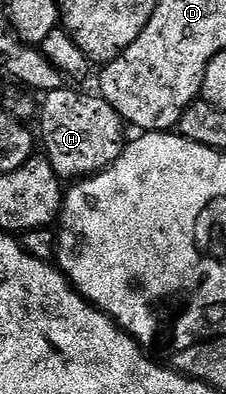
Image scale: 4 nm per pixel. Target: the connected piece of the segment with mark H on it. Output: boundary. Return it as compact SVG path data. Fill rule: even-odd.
M64 86L45 93L43 100L46 101L40 104L40 140L46 143L44 156L58 177L66 182L85 180L87 176L97 176L111 168L122 157L122 149L128 143L127 129L119 112L101 94L94 93L93 96L90 92L77 92L74 88L77 87Z

